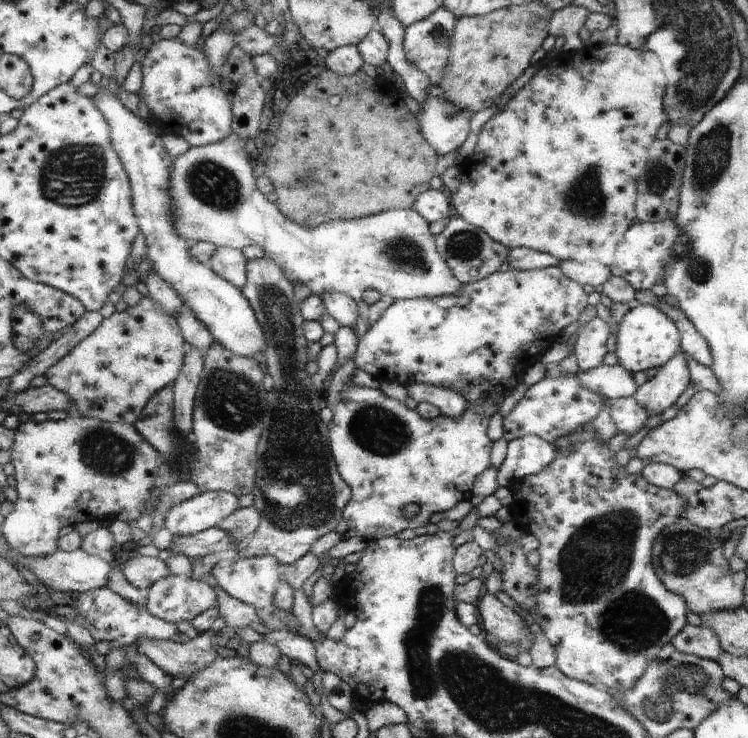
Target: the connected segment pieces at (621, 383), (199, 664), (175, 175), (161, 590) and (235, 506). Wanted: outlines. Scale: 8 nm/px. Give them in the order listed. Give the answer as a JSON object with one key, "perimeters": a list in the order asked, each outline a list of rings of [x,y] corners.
{"perimeters":[[[[617,363],[603,364],[588,371],[580,370],[578,378],[584,387],[602,394],[607,400],[631,397],[637,388],[632,374]]],[[[221,616],[208,633],[200,634],[186,643],[162,641],[159,639],[138,640],[138,650],[156,666],[171,677],[189,680],[196,672],[207,668],[219,657],[213,646],[213,634],[223,630],[225,624]]],[[[233,131],[230,137],[223,139],[219,142],[211,143],[210,145],[200,147],[189,147],[182,155],[175,158],[171,169],[171,184],[170,194],[174,196],[174,214],[178,216],[178,234],[183,239],[196,240],[198,242],[207,241],[216,244],[218,247],[233,247],[236,249],[242,249],[249,245],[257,245],[263,247],[266,252],[266,256],[272,258],[277,265],[279,265],[287,278],[293,282],[301,282],[312,290],[313,295],[323,296],[325,293],[343,293],[348,294],[356,301],[363,300],[365,292],[369,292],[371,289],[378,290],[384,295],[391,295],[395,300],[399,299],[416,299],[416,298],[439,298],[444,296],[458,295],[464,287],[462,282],[459,282],[458,277],[451,270],[451,267],[447,264],[447,261],[439,254],[438,246],[436,245],[436,235],[431,234],[429,230],[429,221],[423,218],[422,214],[419,214],[415,209],[391,209],[378,215],[369,215],[368,217],[346,220],[346,221],[333,221],[330,223],[322,224],[320,227],[304,227],[302,224],[297,223],[295,220],[285,218],[279,210],[279,205],[276,202],[267,200],[267,196],[263,194],[263,191],[259,190],[257,186],[258,179],[255,179],[255,162],[252,161],[251,156],[247,154],[247,150],[241,146],[241,137]]],[[[169,575],[167,578],[154,582],[148,588],[146,608],[161,620],[176,625],[183,621],[195,620],[201,613],[219,606],[219,596],[213,586],[206,581],[185,577],[183,575]]],[[[207,491],[181,501],[165,512],[165,528],[175,537],[216,527],[241,508],[241,499],[227,491]]]]}

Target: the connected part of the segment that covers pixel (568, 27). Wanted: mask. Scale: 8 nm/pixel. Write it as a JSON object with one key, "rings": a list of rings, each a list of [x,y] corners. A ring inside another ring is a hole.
{"rings":[[[565,7],[554,11],[550,20],[549,35],[553,37],[563,36],[565,43],[563,50],[578,51],[587,46],[584,40],[579,38],[579,28],[585,27],[589,10],[583,7]]]}

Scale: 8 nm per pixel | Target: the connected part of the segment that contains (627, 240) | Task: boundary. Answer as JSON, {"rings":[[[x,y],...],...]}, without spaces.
{"rings":[[[672,218],[661,220],[657,224],[635,220],[619,242],[615,265],[609,265],[606,269],[609,274],[622,278],[634,291],[649,290],[653,284],[662,282],[672,246],[679,237],[680,230]]]}

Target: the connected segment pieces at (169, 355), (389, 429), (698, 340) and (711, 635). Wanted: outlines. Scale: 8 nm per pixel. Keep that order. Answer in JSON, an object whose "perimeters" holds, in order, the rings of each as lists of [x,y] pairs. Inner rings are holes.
{"perimeters":[[[[145,296],[134,307],[104,318],[91,336],[49,367],[45,377],[47,384],[68,394],[80,416],[134,425],[155,393],[177,384],[185,362],[185,342],[177,319]]],[[[352,378],[347,384],[349,388],[339,394],[332,410],[333,419],[328,423],[333,456],[343,480],[353,491],[351,502],[344,508],[343,520],[336,530],[341,539],[362,536],[370,542],[395,537],[407,528],[415,530],[419,526],[427,526],[435,514],[447,512],[471,496],[471,488],[479,474],[492,467],[494,442],[487,436],[487,428],[491,416],[501,408],[503,397],[493,394],[490,404],[468,405],[464,415],[457,420],[443,414],[427,420],[416,409],[407,408],[404,403],[385,396],[379,389],[359,386],[352,382]],[[407,504],[420,507],[419,514],[411,520],[405,520],[403,516],[403,508]]],[[[665,302],[654,304],[661,312],[667,315],[671,322],[674,322],[675,328],[680,336],[680,350],[685,355],[689,355],[695,362],[710,368],[712,358],[705,339],[691,326],[691,323],[684,317],[679,308],[670,307]]],[[[685,624],[670,642],[675,651],[712,661],[723,652],[715,632],[705,625]]]]}

